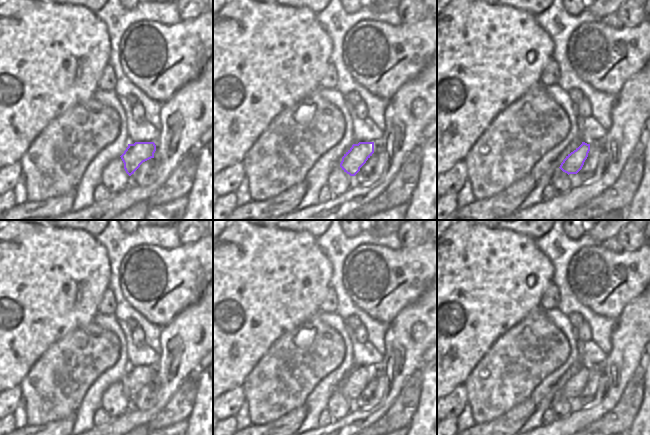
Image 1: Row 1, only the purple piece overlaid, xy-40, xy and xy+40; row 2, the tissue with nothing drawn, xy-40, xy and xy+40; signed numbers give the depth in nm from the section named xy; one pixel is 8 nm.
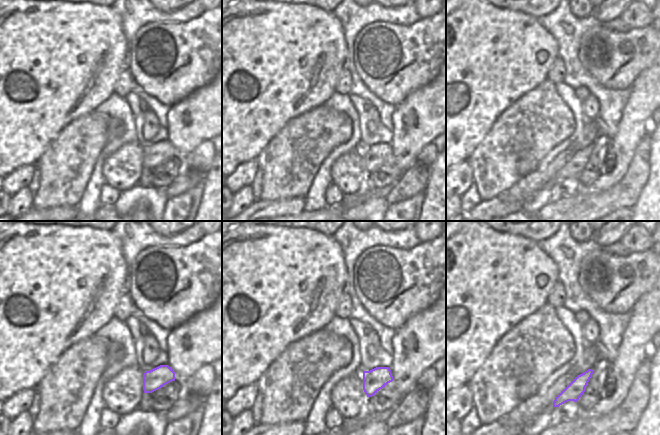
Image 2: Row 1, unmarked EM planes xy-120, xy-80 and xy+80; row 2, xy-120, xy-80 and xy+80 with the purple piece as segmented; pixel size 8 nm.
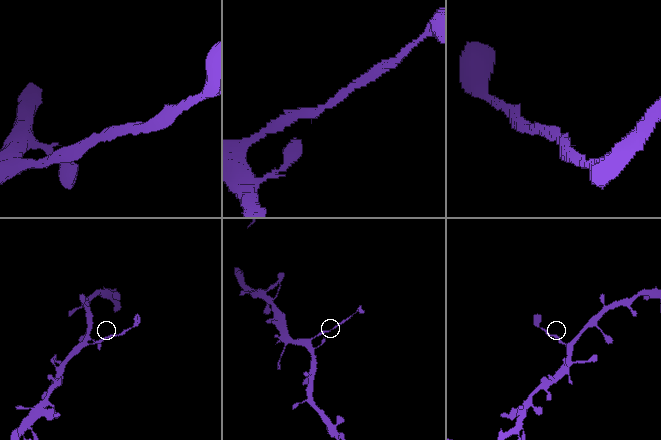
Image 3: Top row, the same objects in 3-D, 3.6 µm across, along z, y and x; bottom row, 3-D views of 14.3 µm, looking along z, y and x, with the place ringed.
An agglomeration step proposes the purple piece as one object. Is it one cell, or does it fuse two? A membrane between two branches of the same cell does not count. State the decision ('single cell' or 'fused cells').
fused cells

